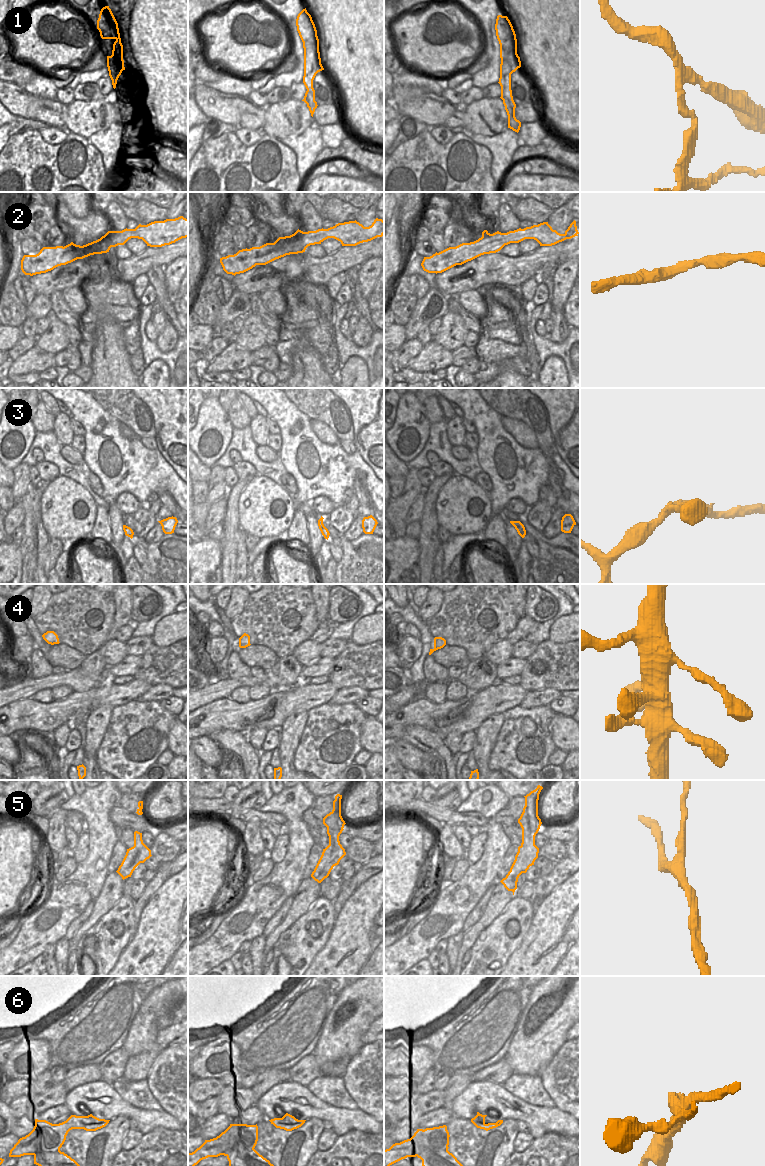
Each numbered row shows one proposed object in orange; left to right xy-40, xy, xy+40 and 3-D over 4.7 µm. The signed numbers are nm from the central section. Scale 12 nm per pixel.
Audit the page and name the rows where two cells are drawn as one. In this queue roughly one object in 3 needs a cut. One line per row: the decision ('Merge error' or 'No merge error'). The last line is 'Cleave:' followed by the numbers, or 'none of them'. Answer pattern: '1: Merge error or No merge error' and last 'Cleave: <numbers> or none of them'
1: Merge error
2: No merge error
3: No merge error
4: No merge error
5: Merge error
6: Merge error
Cleave: 1, 5, 6

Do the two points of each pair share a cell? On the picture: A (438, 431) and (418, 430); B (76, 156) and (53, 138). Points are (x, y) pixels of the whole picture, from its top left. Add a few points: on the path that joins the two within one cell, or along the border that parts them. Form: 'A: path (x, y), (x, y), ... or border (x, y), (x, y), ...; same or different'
A: border (431, 424), (429, 437), (419, 452); different
B: border (38, 132), (49, 144), (59, 144), (67, 137); different

